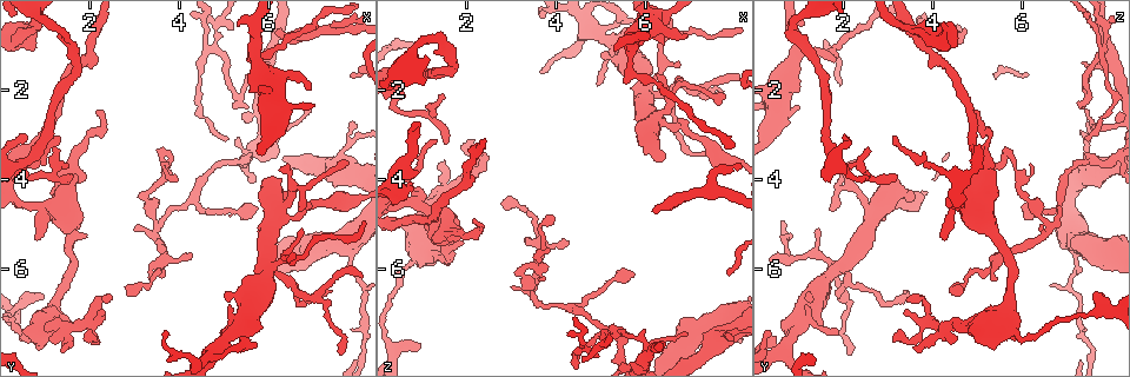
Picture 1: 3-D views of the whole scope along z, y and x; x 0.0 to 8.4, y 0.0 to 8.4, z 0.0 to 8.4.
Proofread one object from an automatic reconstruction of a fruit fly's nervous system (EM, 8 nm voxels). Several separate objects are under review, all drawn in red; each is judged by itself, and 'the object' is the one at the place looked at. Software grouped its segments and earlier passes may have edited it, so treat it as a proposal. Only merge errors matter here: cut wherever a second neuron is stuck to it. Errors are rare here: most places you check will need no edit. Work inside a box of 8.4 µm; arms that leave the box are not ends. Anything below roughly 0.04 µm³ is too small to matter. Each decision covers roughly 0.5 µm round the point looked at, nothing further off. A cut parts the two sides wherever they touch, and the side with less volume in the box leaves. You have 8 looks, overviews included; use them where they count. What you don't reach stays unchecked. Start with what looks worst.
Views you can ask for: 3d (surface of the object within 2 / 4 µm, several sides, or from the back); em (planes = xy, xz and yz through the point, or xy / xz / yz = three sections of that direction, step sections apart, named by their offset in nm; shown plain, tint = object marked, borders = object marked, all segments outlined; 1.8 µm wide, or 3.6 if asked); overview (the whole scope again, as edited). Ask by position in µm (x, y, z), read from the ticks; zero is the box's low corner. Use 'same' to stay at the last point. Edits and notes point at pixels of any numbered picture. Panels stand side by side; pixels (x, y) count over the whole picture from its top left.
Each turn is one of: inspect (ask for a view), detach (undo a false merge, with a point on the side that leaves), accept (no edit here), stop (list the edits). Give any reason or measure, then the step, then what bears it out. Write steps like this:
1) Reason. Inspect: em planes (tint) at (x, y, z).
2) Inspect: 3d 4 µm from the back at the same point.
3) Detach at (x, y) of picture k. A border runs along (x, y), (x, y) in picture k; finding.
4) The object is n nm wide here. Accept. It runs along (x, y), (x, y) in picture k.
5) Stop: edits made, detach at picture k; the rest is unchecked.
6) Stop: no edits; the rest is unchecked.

Inspect: 3d 4 µm from the back at (6.10, 6.00, 1.90).

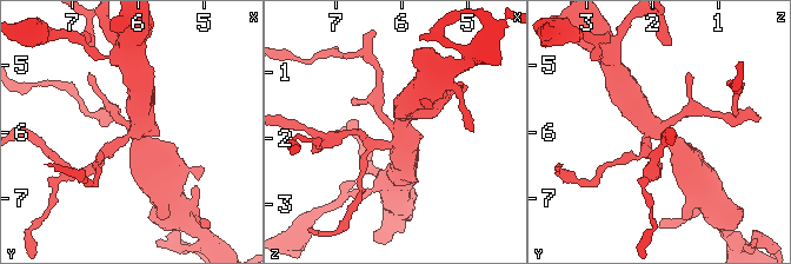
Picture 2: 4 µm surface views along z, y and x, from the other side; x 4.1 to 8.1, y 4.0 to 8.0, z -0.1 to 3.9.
4 arms meet here; shape alone is not enough. Inspect: em 3.6 µm xy step 16 (tint) at (6.00, 6.00, 1.95).

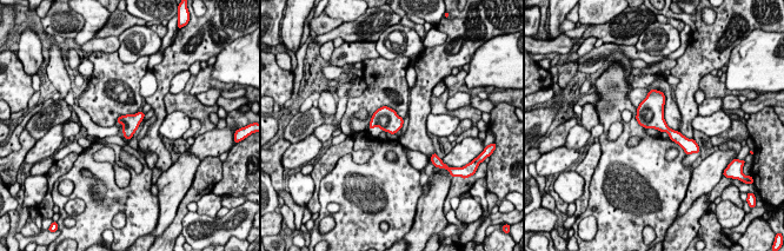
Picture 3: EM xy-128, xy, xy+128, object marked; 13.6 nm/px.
Accept. All the same neuron.

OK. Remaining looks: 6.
Sharp bend. Inspect: em planes (tint) at (5.65, 1.10, 1.05).

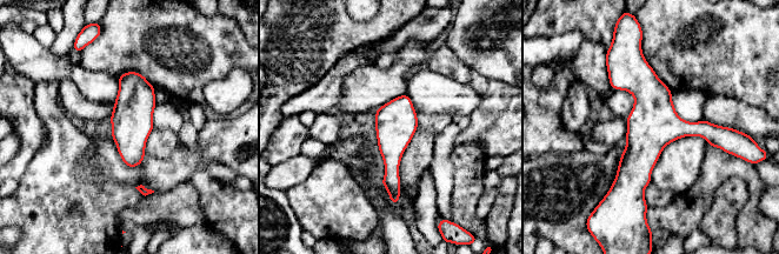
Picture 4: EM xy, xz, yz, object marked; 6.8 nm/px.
Accept. It runs along (611, 73), (679, 128), (725, 133) in picture 4; all the same neuron.

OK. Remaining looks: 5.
Calibre changes. Inspect: 3d 4 µm at (5.10, 4.65, 6.35).

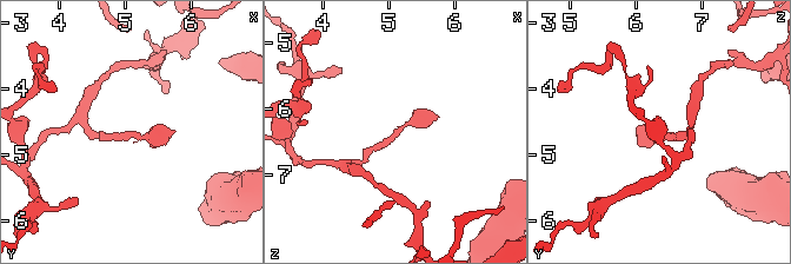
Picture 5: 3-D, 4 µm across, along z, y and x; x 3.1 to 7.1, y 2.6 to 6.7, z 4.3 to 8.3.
Shape alone is not enough. Inspect: em planes (tint) at (5.10, 4.65, 6.35).

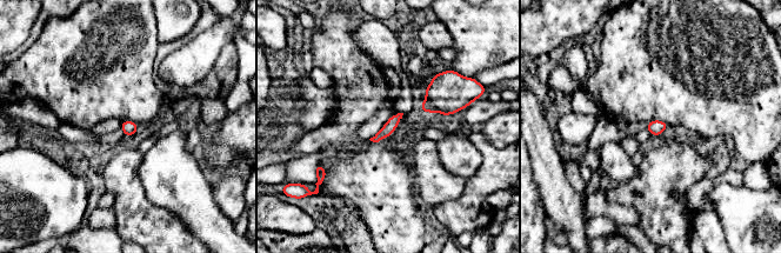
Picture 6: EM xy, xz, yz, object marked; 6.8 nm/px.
Accept. Continuous, no second neuron.

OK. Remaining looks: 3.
Stop: no edits; the rest is unchecked.

